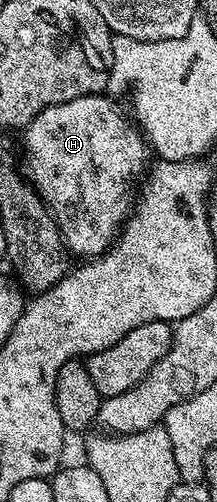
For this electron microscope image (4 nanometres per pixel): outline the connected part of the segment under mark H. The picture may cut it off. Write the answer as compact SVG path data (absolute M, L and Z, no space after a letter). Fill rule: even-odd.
M108 95L71 99L67 103L59 103L58 105L47 107L43 111L39 111L39 115L35 115L32 123L25 126L23 130L23 136L25 136L25 165L29 168L29 173L27 172L28 180L31 182L33 188L36 189L39 196L41 196L42 201L45 202L45 206L49 208L49 212L56 219L57 226L61 229L61 237L65 241L66 249L69 250L70 254L77 256L78 253L81 259L100 257L101 254L106 253L106 251L113 247L113 243L117 239L117 234L121 232L122 225L124 225L129 214L135 208L135 190L150 168L149 157L151 158L151 146L144 132L132 120L129 122L121 114L121 109L117 104L118 102Z

